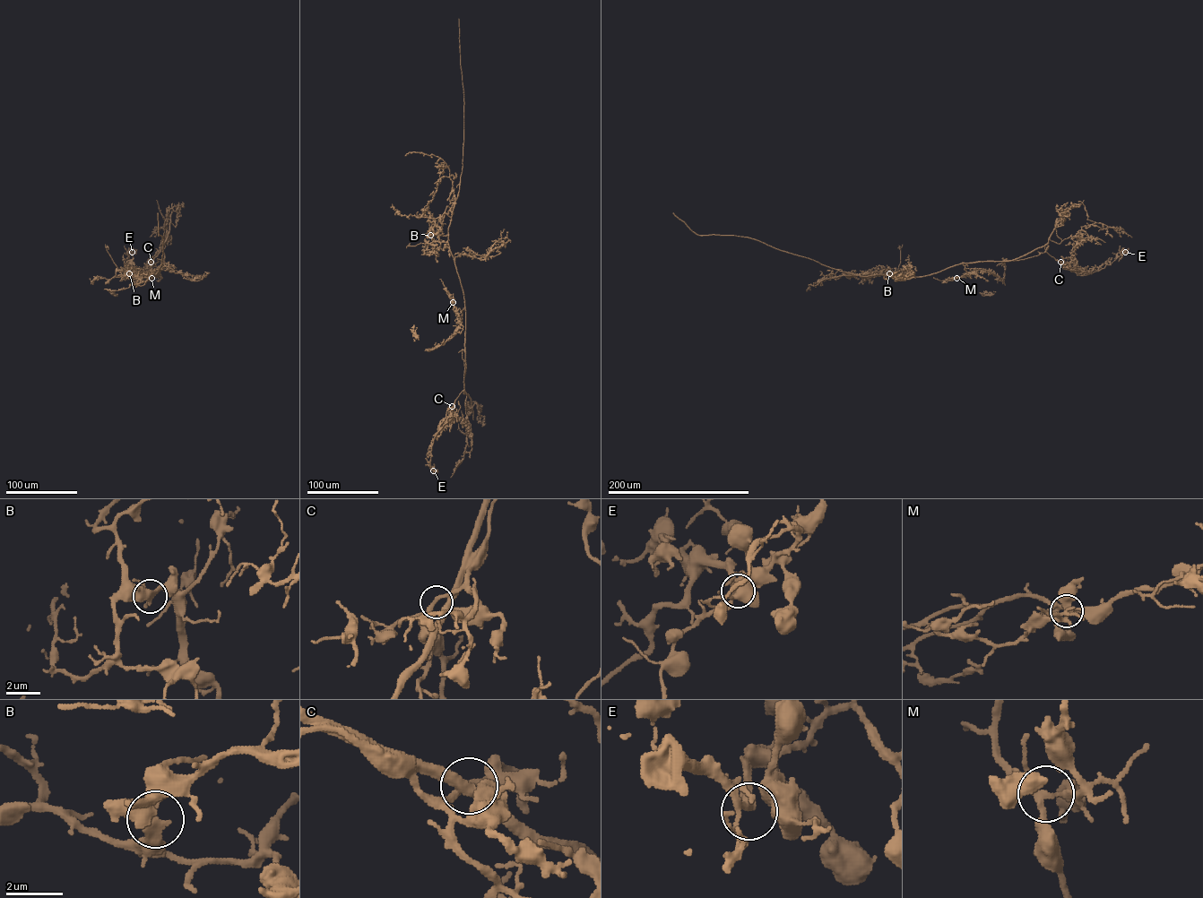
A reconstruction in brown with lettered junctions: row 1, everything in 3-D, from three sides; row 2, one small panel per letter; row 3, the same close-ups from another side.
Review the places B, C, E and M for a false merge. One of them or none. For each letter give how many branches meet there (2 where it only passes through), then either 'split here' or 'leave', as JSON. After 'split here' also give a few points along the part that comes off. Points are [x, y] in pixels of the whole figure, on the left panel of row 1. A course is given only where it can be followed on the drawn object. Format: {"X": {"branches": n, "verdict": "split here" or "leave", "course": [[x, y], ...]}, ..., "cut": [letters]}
{"B": {"branches": 4, "verdict": "leave"}, "C": {"branches": 4, "verdict": "leave"}, "E": {"branches": 4, "verdict": "leave"}, "M": {"branches": 4, "verdict": "leave"}, "cut": []}

